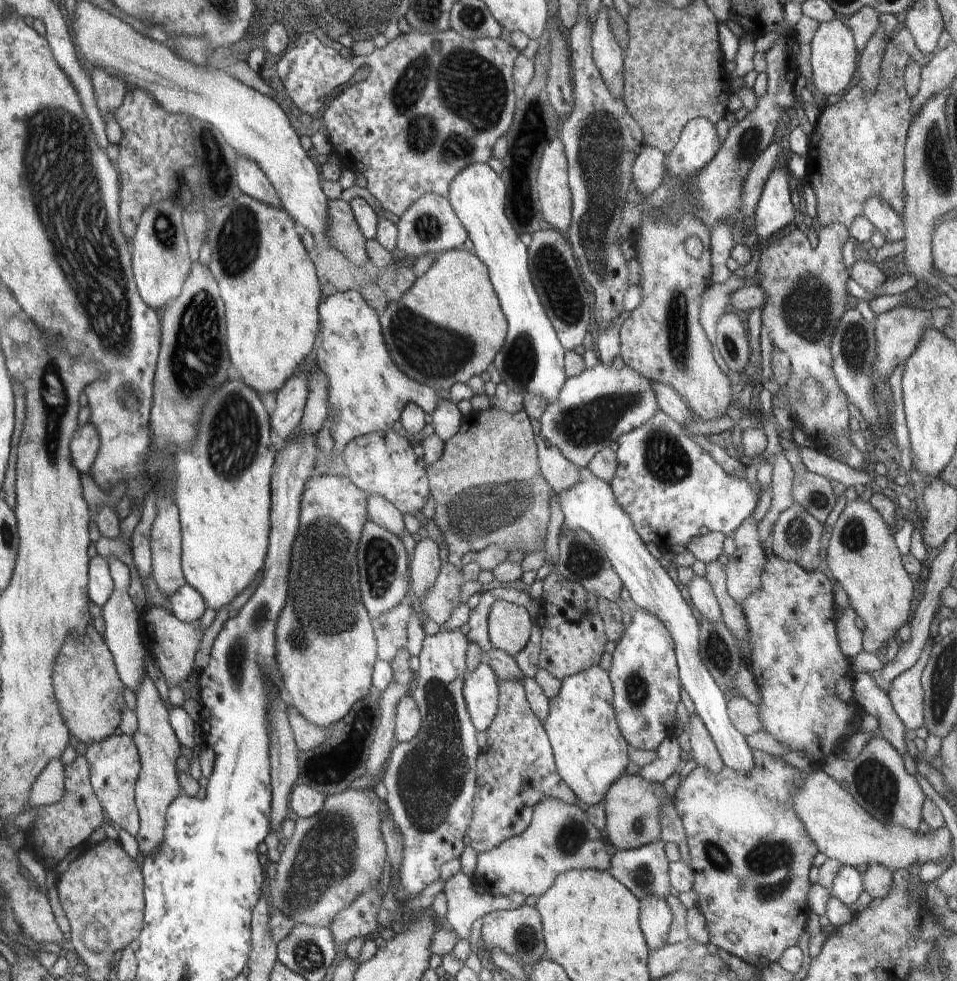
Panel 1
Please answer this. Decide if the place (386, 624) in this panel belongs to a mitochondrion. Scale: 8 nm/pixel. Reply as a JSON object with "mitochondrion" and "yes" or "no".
{"mitochondrion":"yes"}

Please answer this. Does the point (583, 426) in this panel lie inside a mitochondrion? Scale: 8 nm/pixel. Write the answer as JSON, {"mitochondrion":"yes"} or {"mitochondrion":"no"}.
{"mitochondrion":"yes"}

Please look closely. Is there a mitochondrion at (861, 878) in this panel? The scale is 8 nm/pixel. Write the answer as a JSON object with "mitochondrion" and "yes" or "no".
{"mitochondrion":"no"}

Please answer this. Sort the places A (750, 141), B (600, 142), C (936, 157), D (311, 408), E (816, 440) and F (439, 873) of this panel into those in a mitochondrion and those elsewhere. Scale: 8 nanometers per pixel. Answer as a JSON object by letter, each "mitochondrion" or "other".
{"A":"mitochondrion","B":"mitochondrion","C":"mitochondrion","D":"other","E":"other","F":"other"}

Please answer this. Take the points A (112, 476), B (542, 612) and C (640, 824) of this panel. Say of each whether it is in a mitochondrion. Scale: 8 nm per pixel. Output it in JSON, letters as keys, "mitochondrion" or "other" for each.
{"A":"other","B":"other","C":"mitochondrion"}

